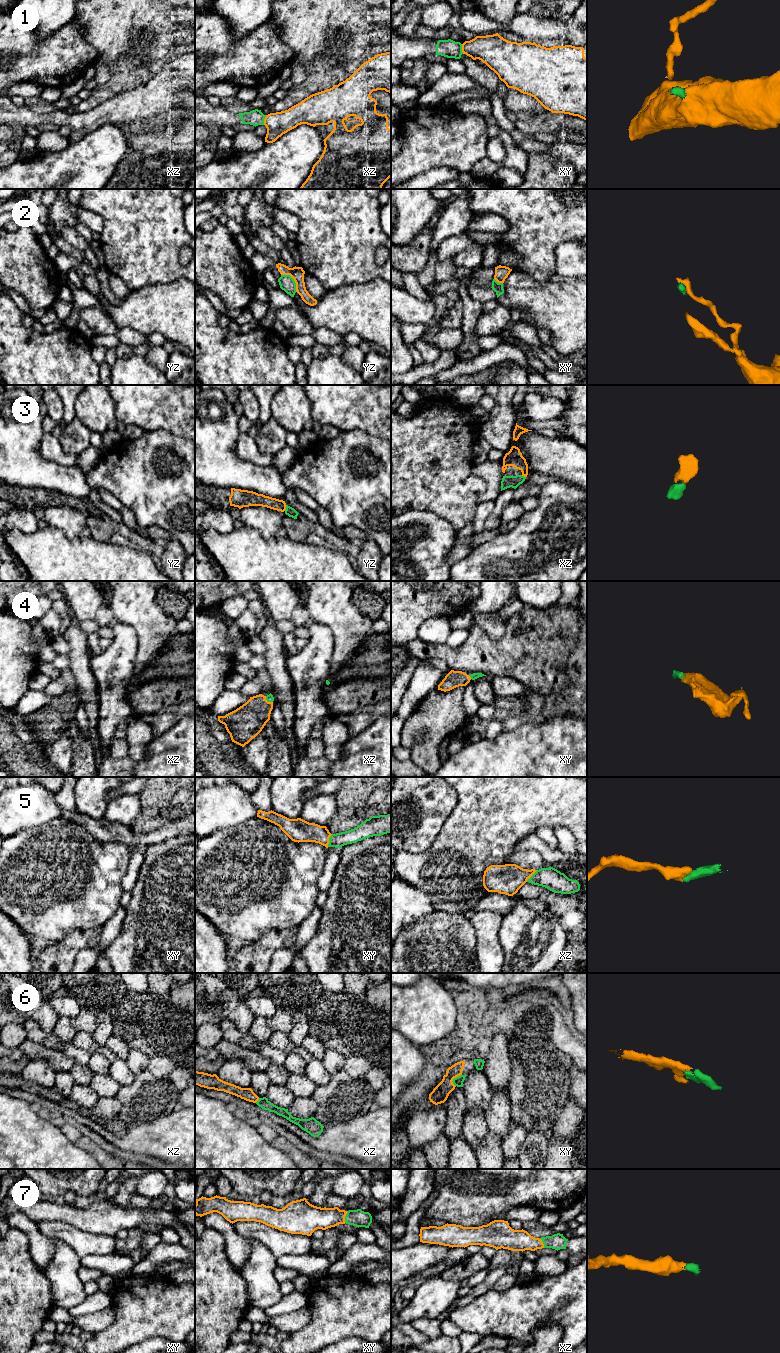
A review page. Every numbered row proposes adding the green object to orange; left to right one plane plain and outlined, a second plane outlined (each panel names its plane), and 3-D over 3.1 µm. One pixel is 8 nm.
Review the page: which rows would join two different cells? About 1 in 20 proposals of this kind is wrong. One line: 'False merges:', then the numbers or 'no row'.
False merges: 2

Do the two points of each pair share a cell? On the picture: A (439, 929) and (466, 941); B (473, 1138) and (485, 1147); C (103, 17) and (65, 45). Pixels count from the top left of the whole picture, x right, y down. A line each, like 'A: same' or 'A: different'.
A: same
B: different
C: different

